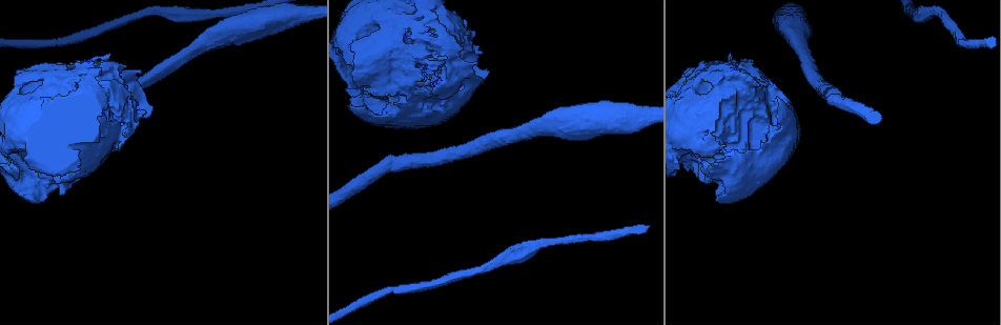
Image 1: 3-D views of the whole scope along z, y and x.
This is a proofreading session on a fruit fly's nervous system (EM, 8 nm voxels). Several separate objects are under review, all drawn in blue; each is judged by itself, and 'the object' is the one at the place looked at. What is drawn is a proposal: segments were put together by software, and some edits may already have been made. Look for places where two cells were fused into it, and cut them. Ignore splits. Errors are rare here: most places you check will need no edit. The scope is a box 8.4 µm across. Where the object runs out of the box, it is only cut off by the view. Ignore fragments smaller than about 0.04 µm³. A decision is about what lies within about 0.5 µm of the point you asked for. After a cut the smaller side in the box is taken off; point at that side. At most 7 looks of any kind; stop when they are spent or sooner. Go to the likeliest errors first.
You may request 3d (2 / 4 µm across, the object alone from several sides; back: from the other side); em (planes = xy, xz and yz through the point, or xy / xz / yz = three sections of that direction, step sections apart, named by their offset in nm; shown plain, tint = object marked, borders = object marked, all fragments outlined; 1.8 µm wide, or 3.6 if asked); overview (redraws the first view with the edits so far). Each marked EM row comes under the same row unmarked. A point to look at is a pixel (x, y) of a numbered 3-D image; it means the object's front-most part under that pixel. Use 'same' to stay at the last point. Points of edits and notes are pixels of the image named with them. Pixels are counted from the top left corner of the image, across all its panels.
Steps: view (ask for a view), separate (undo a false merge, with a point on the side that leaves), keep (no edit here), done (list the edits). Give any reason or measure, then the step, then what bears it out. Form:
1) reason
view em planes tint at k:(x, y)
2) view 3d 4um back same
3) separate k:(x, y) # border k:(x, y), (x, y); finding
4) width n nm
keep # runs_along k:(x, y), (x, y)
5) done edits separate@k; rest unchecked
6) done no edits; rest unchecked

abrupt turn
view em 3.6um planes tint at 1:(443, 88)

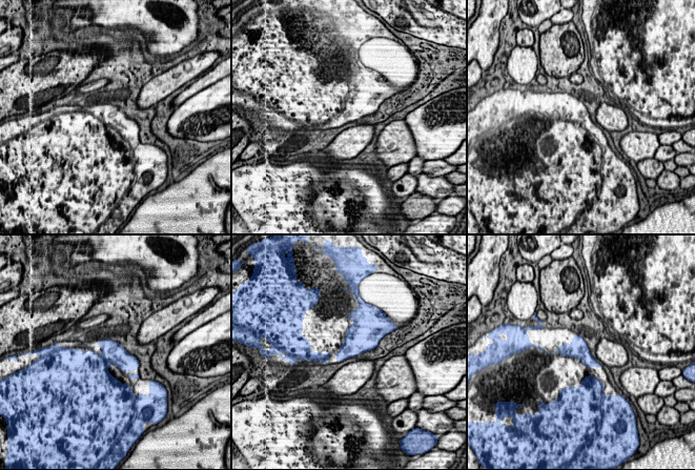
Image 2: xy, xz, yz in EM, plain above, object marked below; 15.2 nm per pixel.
width 300 nm
keep # one cell here

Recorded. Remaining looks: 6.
view 3d 4um back at 1:(129, 124)

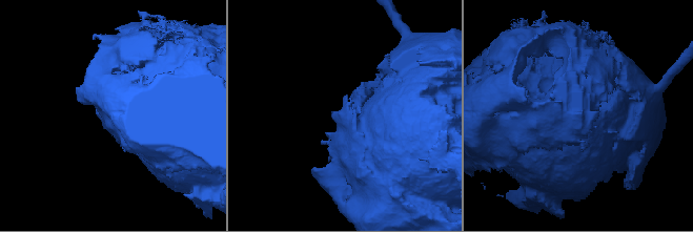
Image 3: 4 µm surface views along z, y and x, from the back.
need the tissue
view em xy step 16 tint at 3:(346, 116)

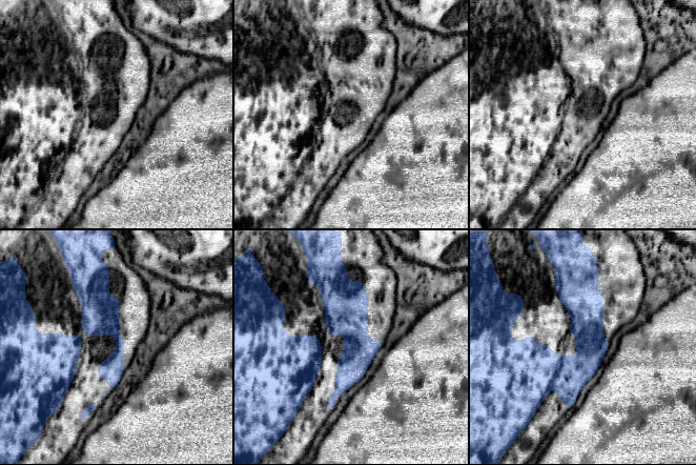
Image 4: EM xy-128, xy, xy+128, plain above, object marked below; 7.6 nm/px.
another direction
view em planes tint same

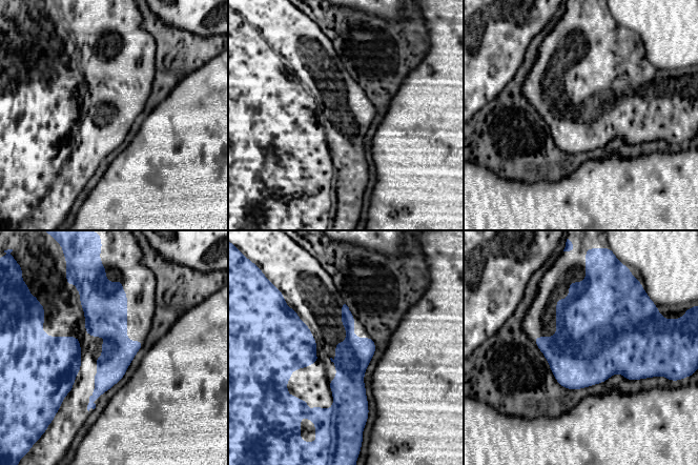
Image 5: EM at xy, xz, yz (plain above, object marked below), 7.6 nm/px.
width 260 nm
keep # all the same cell

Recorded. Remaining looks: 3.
closes a loop
view 3d 4um at 1:(738, 180)

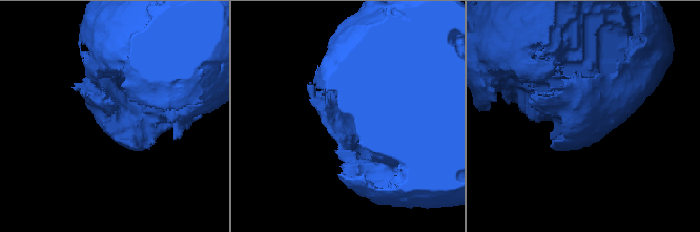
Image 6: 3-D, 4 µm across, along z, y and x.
now the EM
view em 3.6um xy step 8 tint at 6:(584, 121)

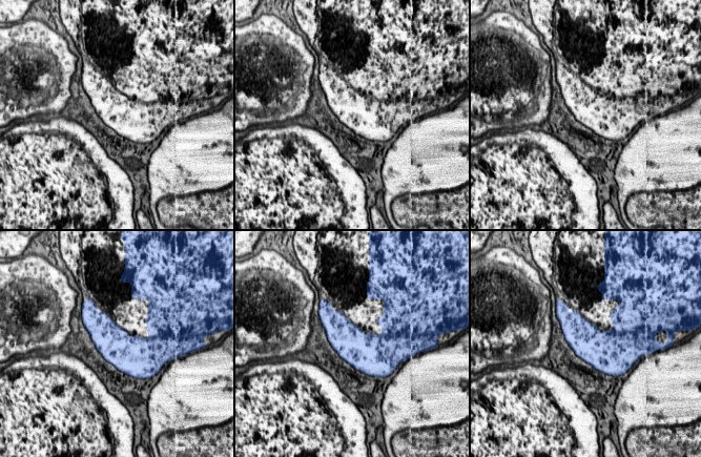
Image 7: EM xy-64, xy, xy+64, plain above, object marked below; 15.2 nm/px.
another direction
view em 3.6um planes tint same

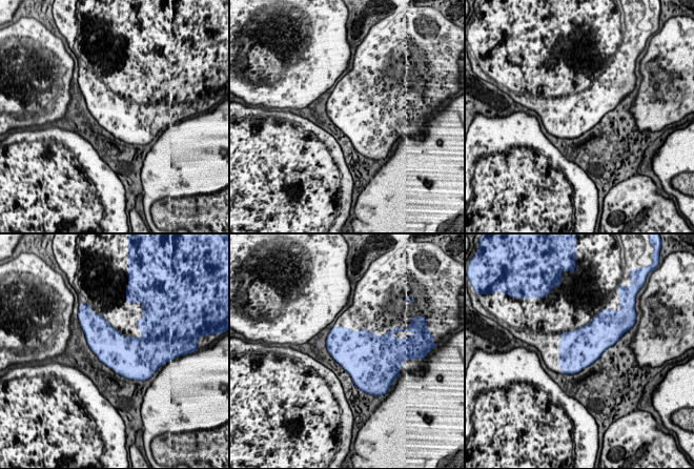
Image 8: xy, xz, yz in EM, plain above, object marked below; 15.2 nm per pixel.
keep # one cell here

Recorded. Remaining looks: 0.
done no edits; rest unchecked

